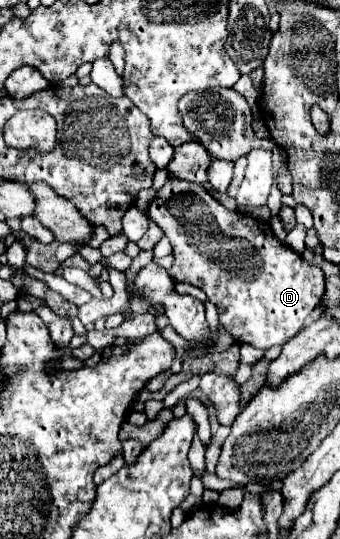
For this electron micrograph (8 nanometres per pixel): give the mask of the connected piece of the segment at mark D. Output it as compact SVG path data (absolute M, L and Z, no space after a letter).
M168 178L168 182L162 188L162 194L164 190L170 190L170 196L166 200L158 196L150 204L146 216L152 218L162 228L162 232L168 236L174 248L174 266L170 270L172 280L190 282L192 286L204 290L208 300L216 304L220 322L240 344L250 344L256 348L272 348L276 344L280 346L286 344L296 332L300 332L304 320L318 306L324 294L322 270L318 266L310 266L306 260L302 260L300 254L282 244L272 234L268 222L260 222L256 218L240 216L238 212L226 210L200 184Z

